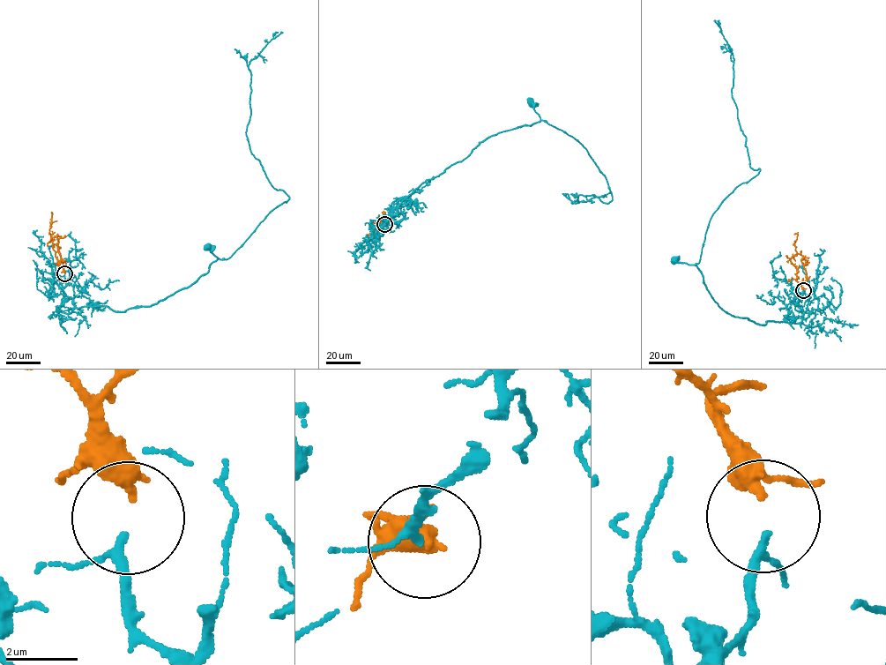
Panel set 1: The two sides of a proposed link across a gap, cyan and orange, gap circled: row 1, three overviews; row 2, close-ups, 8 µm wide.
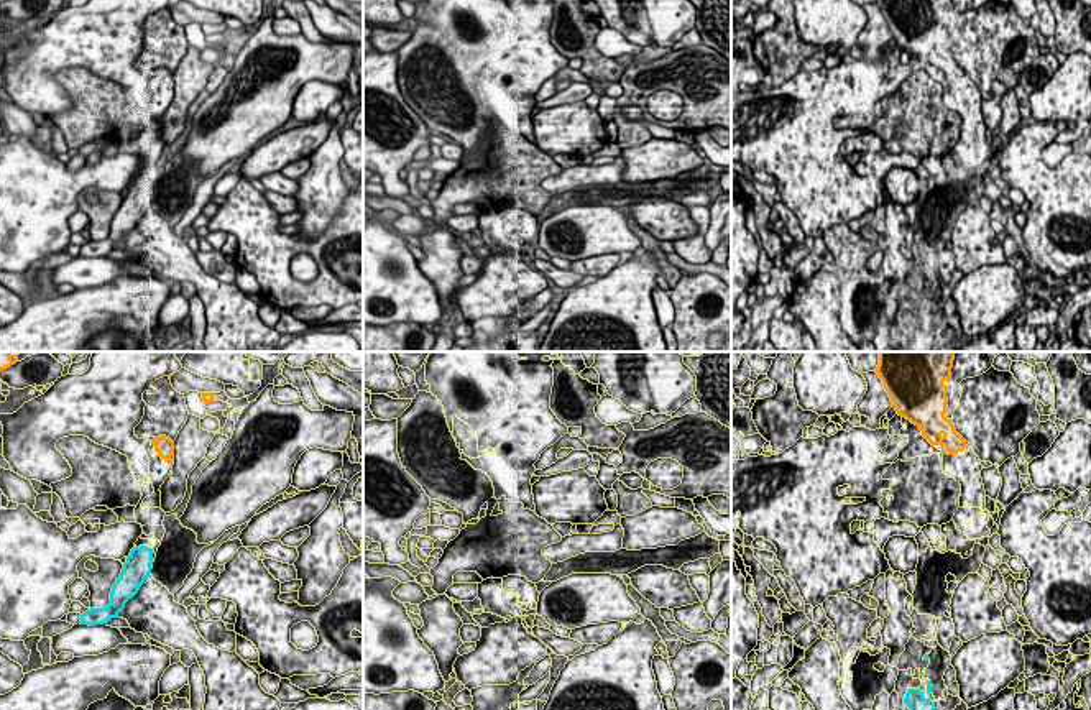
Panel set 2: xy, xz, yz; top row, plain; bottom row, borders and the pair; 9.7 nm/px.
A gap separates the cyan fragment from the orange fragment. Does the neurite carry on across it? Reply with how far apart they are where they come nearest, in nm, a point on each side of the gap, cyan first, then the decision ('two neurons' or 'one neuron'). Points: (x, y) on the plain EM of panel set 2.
850 nm apart; from cyan across xy (145, 178), (168, 94); one neuron

